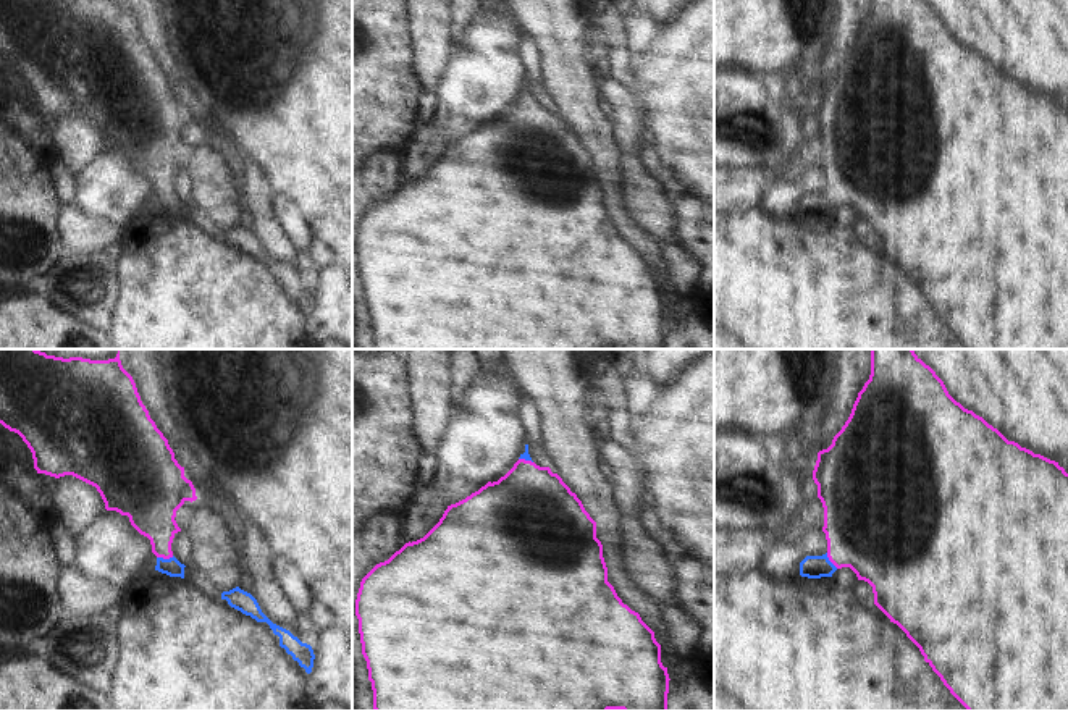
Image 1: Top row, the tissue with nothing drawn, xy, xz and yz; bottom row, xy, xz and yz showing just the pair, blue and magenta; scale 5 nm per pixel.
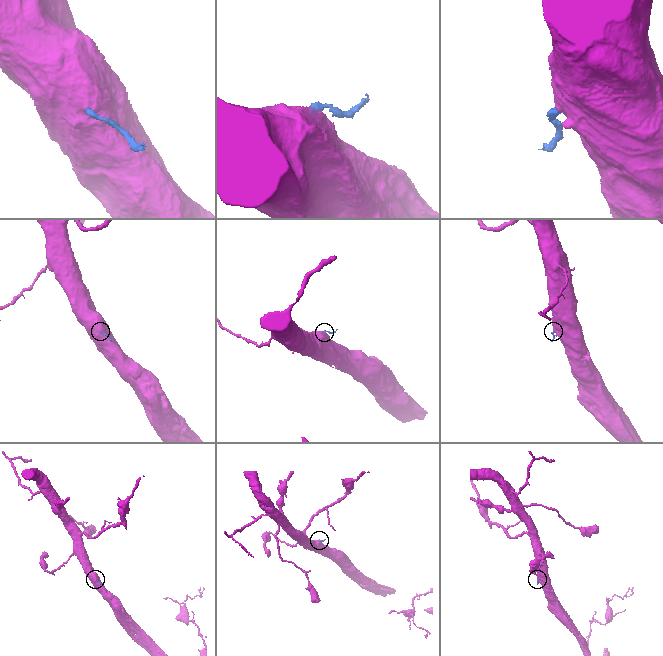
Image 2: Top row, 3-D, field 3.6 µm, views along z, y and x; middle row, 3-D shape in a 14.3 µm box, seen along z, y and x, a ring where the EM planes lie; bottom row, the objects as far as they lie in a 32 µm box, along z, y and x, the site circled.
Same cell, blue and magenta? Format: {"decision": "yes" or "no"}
{"decision": "yes"}

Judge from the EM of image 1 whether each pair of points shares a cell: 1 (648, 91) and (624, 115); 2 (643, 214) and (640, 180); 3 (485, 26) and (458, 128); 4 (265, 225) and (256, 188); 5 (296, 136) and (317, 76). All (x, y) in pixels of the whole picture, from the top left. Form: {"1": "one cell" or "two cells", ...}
{"1": "two cells", "2": "one cell", "3": "one cell", "4": "one cell", "5": "one cell"}

